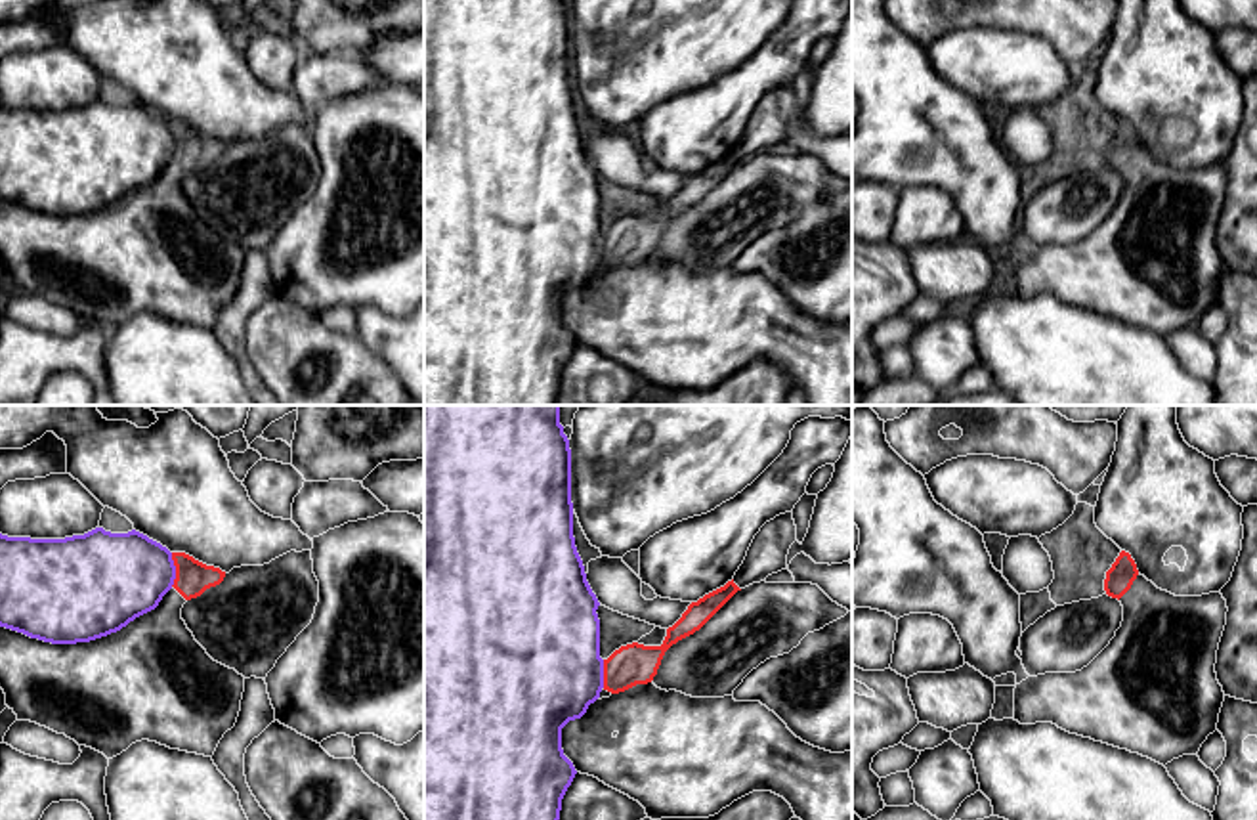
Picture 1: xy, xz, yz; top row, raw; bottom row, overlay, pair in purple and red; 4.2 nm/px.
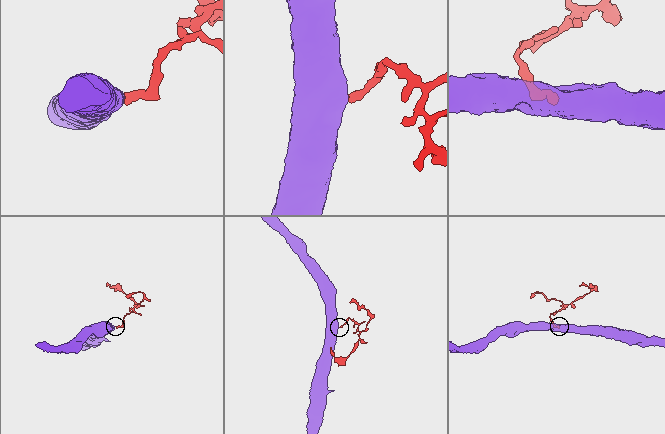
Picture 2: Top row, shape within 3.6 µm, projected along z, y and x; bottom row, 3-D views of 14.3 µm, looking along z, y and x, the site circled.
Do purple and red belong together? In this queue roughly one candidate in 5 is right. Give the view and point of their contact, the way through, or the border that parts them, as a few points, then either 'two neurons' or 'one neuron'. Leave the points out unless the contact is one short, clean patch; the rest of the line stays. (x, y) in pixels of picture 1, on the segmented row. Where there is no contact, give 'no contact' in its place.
contact xy (174, 570); border xy (170, 553), (174, 566), (172, 585); two neurons

